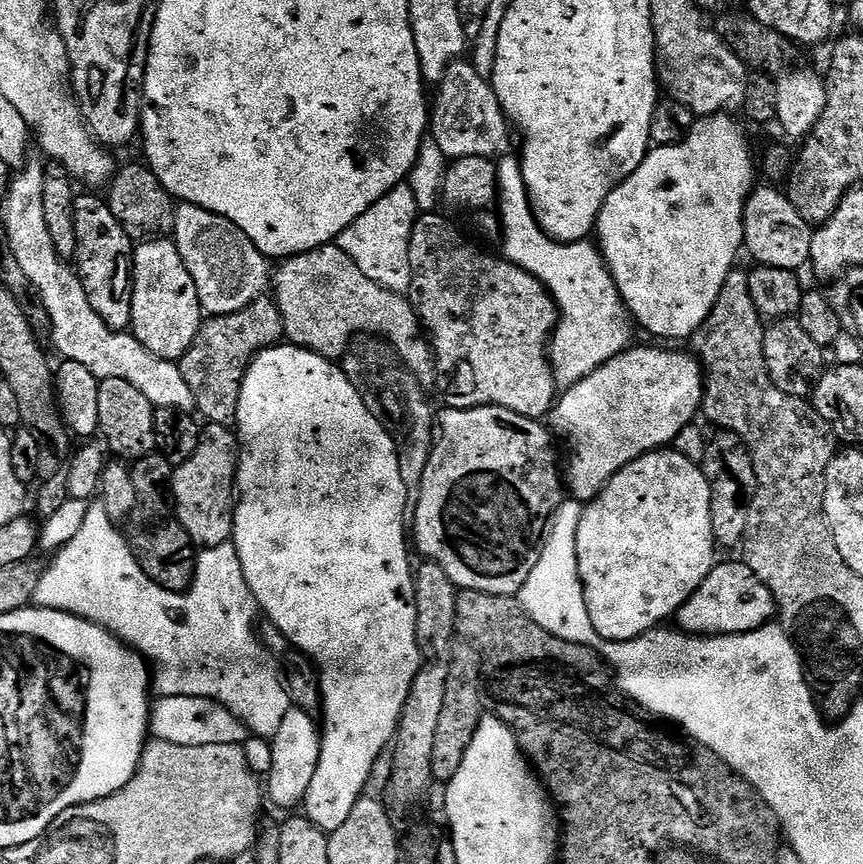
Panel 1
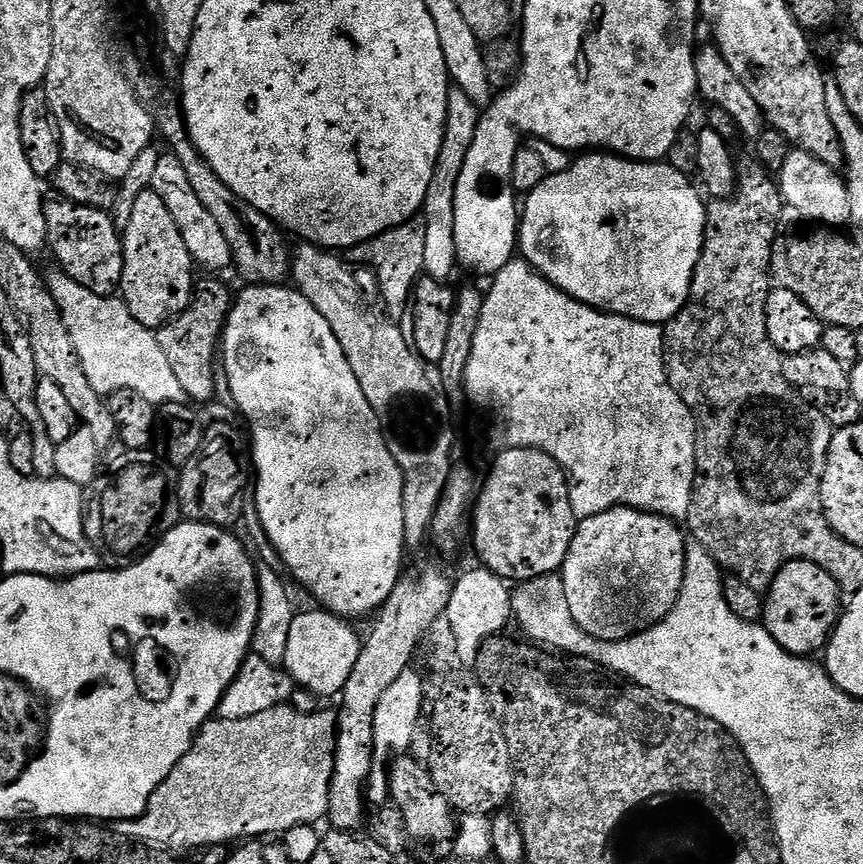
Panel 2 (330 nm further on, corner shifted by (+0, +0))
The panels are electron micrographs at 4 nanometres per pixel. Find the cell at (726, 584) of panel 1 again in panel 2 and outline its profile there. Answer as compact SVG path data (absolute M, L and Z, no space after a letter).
M806 560L790 561L782 565L767 588L762 624L784 651L808 658L813 655L811 652L819 653L827 645L841 608L840 587L822 566Z

